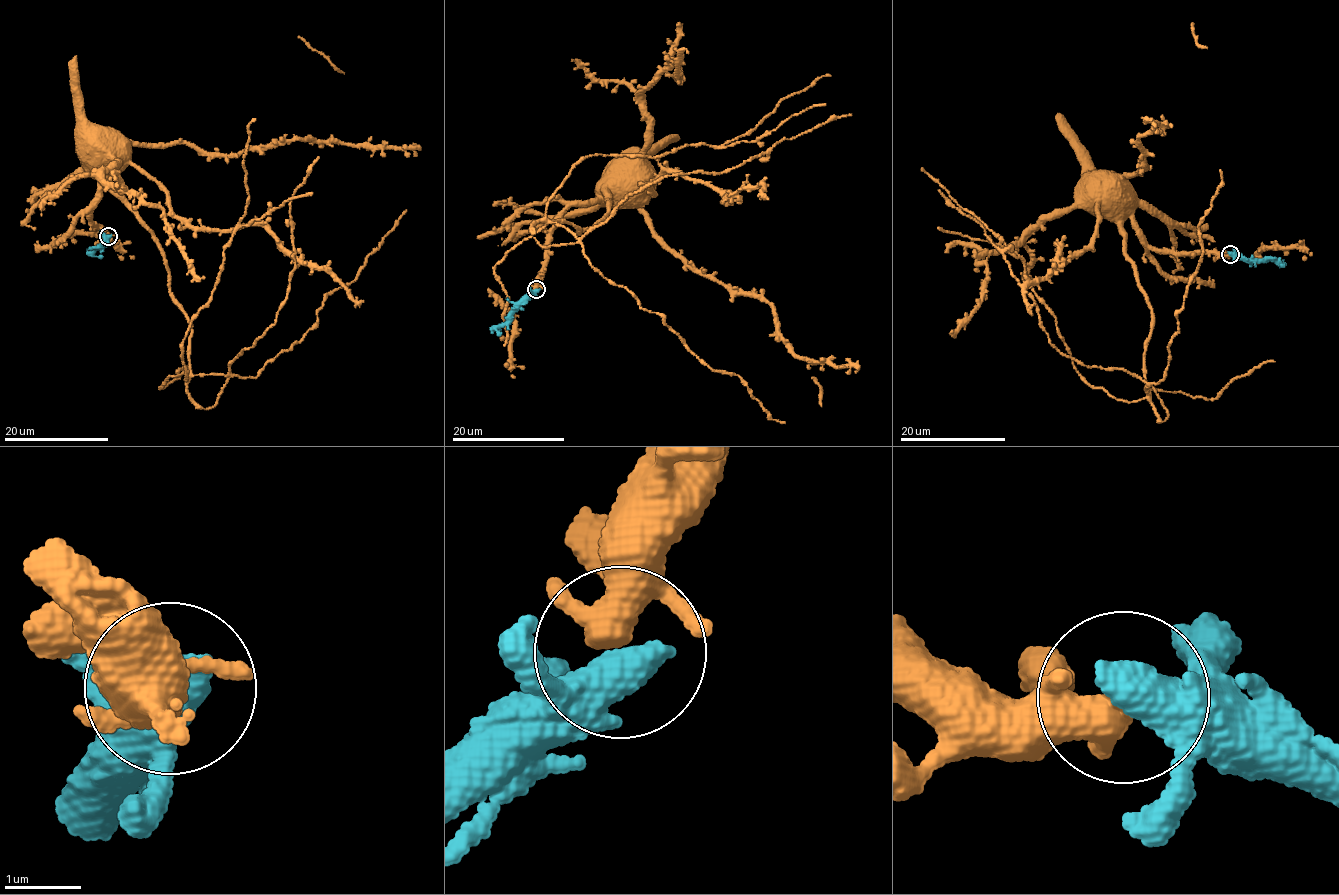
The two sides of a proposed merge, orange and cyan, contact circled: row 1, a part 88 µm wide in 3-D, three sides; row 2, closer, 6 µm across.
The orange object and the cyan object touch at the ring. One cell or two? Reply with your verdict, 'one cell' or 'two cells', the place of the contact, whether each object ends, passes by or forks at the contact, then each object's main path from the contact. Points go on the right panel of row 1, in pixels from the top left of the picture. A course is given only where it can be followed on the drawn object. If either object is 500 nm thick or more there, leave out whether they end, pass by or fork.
one cell | (1230, 254) | orange forks | cyan passes by | orange via (1230, 253), (1158, 252), (1148, 244), (1134, 226), (1134, 221), (1129, 217), (1102, 213), (1089, 201), (1089, 195) | cyan via (1230, 253), (1246, 258), (1272, 260), (1281, 265)

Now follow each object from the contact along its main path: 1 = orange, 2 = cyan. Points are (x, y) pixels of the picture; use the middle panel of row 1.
1: (536, 289), (544, 260), (547, 232), (558, 213), (569, 206), (594, 200), (617, 173), (636, 165)
2: (536, 289), (496, 328), (501, 334)

